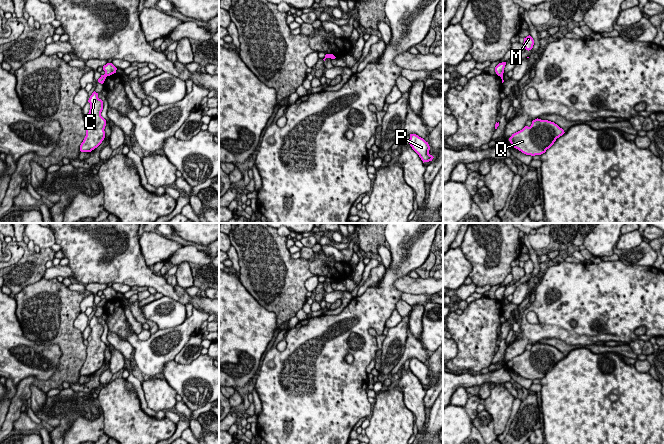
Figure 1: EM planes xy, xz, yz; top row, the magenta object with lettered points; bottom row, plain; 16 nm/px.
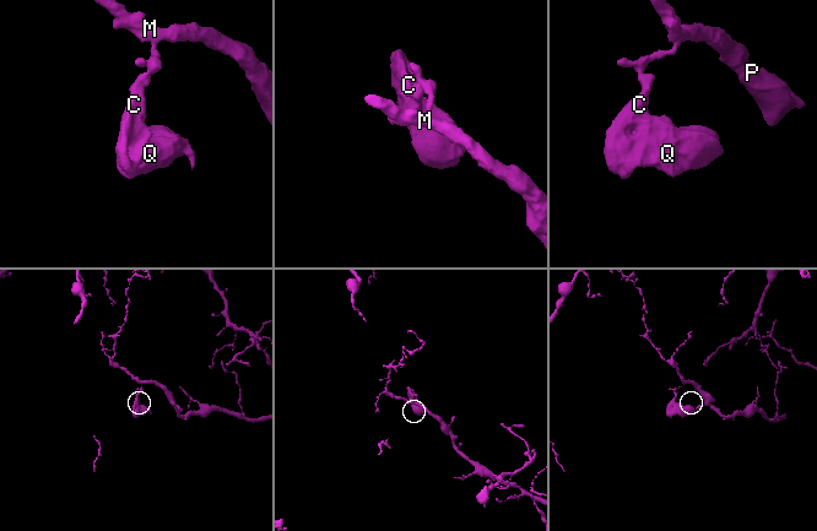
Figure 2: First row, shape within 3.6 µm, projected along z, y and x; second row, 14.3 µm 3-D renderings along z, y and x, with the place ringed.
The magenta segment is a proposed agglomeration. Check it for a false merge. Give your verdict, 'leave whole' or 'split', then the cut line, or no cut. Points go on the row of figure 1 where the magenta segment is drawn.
split; cut xz (329, 54), (331, 57)

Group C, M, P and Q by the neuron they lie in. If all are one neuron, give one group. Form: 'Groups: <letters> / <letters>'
Groups: C Q / M P

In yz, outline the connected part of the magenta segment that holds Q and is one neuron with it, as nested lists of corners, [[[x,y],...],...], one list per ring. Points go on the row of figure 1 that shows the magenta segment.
[[[535,119],[530,127],[512,134],[509,141],[512,147],[526,155],[541,155],[549,149],[557,138],[564,134],[564,130],[554,122]]]

